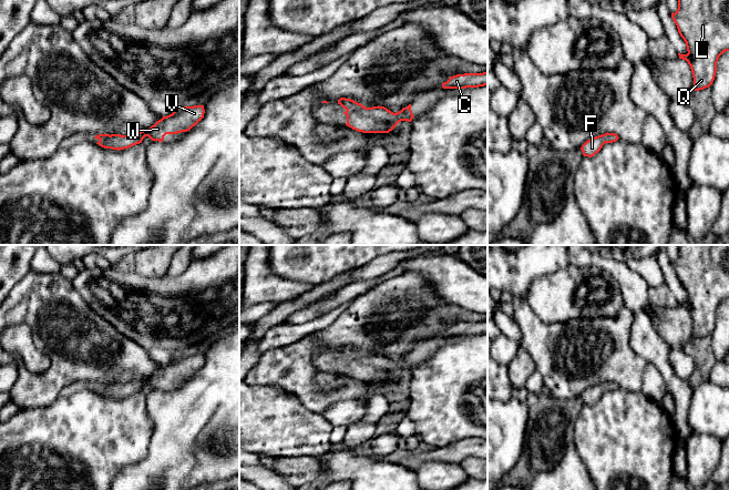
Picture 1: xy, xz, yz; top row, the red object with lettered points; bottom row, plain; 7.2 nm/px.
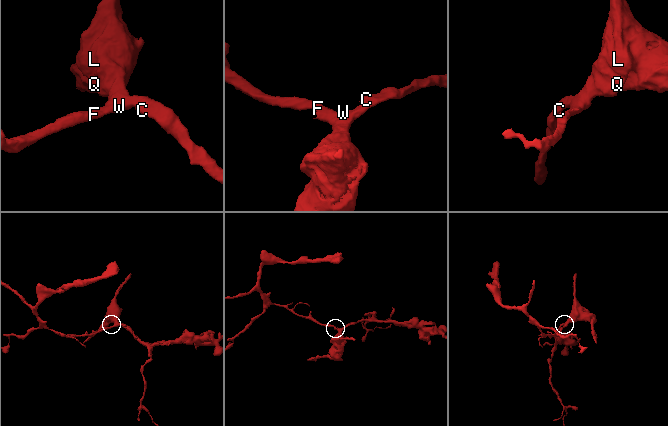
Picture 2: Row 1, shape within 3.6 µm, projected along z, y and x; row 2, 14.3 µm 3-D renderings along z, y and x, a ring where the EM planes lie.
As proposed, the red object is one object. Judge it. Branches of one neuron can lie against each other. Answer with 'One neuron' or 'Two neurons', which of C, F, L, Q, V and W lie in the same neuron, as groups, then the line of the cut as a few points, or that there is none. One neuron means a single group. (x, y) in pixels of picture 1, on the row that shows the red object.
One neuron. Groups: C F L Q V W. No split

